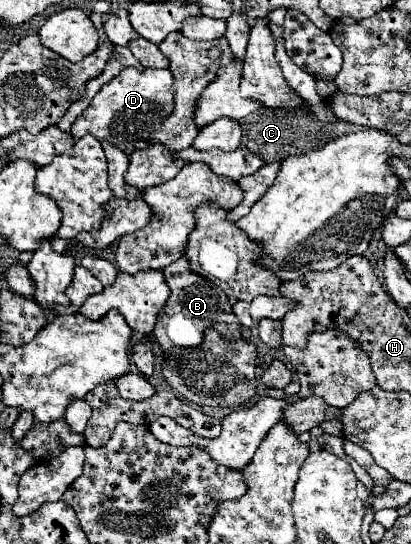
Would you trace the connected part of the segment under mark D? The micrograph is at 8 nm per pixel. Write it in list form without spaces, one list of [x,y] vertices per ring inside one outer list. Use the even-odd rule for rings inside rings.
[[[135,67],[123,69],[113,81],[101,87],[93,97],[91,105],[75,119],[69,133],[73,139],[91,133],[99,141],[109,141],[117,147],[125,143],[135,143],[137,139],[147,139],[153,131],[161,129],[161,123],[173,111],[173,75],[169,69],[143,69],[139,73]]]

